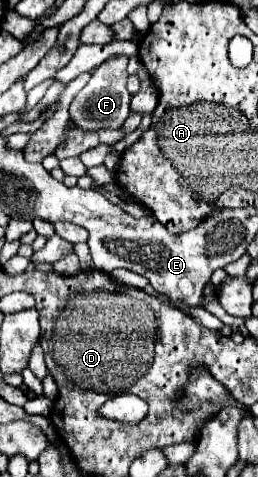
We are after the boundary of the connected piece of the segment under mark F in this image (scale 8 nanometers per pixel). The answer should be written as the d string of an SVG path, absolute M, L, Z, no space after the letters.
M117 55L101 63L91 81L77 93L69 105L69 117L75 129L79 131L101 131L101 129L121 129L125 119L131 113L131 93L127 91L127 57Z

